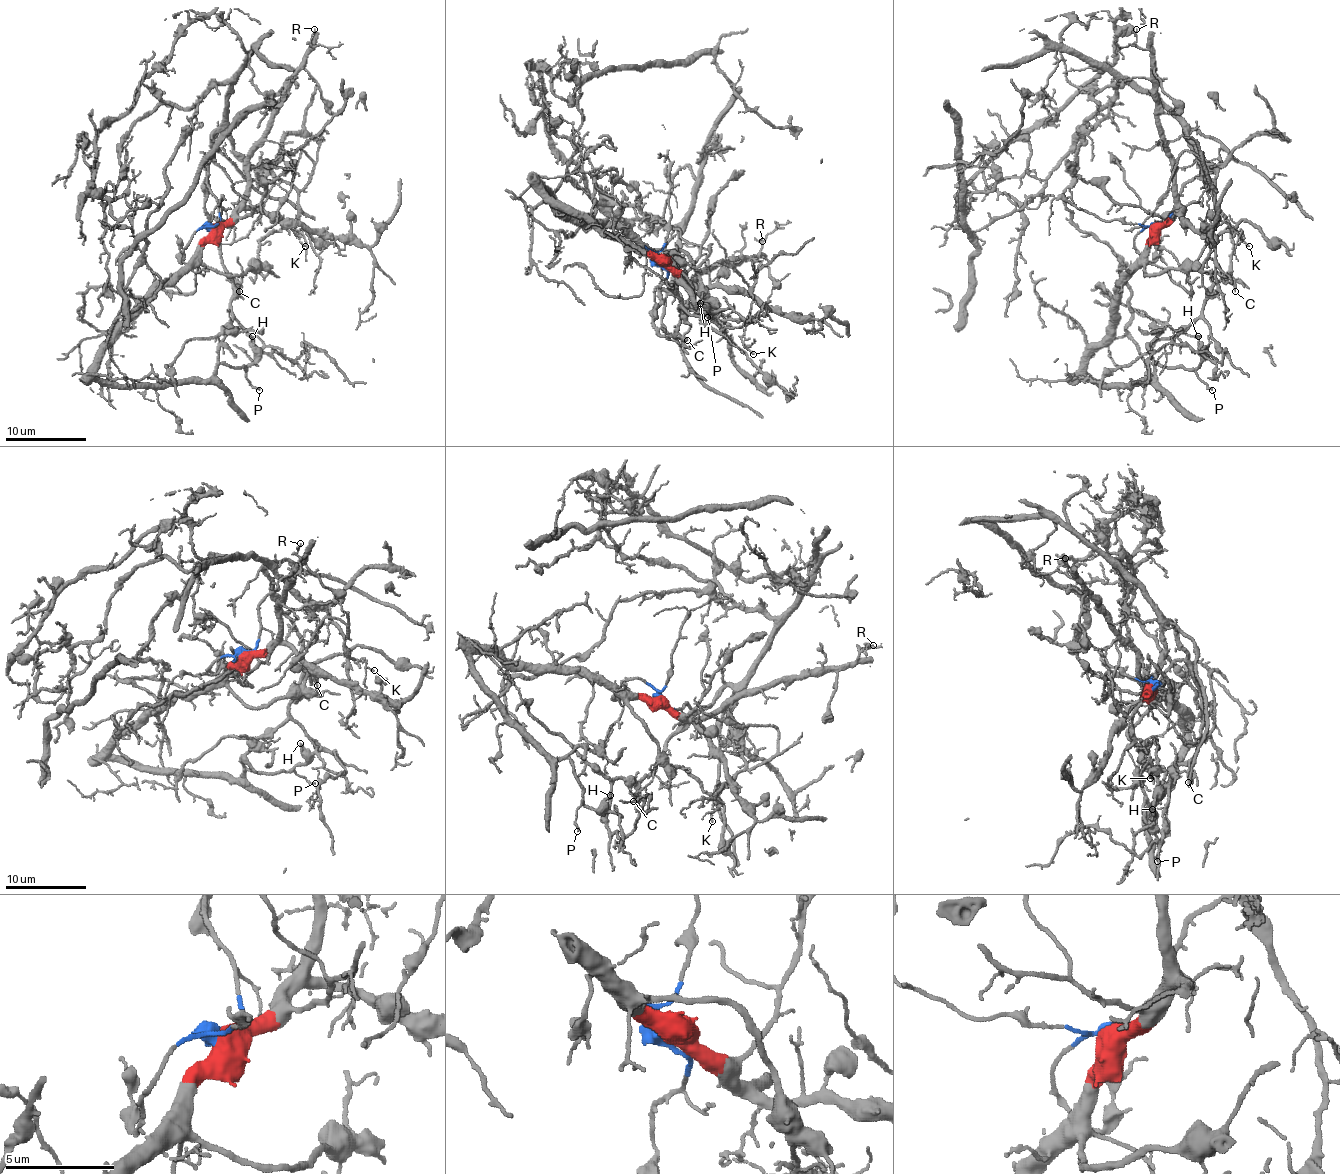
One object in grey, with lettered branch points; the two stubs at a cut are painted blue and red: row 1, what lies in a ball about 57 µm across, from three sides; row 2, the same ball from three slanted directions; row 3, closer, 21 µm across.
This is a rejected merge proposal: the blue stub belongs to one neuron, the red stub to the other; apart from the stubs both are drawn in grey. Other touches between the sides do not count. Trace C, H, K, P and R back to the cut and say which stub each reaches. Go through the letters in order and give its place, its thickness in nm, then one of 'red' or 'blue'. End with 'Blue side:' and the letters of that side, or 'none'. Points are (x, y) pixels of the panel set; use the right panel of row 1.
C: at (1235, 291); 260 nm thick; blue
H: at (1198, 336); 100 nm thick; red
K: at (1249, 246); 110 nm thick; blue
P: at (1212, 390); 140 nm thick; red
R: at (1136, 29); 130 nm thick; red
Blue side: C, K

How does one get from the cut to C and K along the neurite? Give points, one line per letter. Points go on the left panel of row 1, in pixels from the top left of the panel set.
C: (211, 227), (219, 221), (219, 211), (207, 177), (205, 215), (217, 241), (221, 265), (239, 291)
K: (211, 227), (219, 211), (207, 169), (211, 137), (221, 133), (247, 163), (298, 193), (294, 235), (306, 245)

